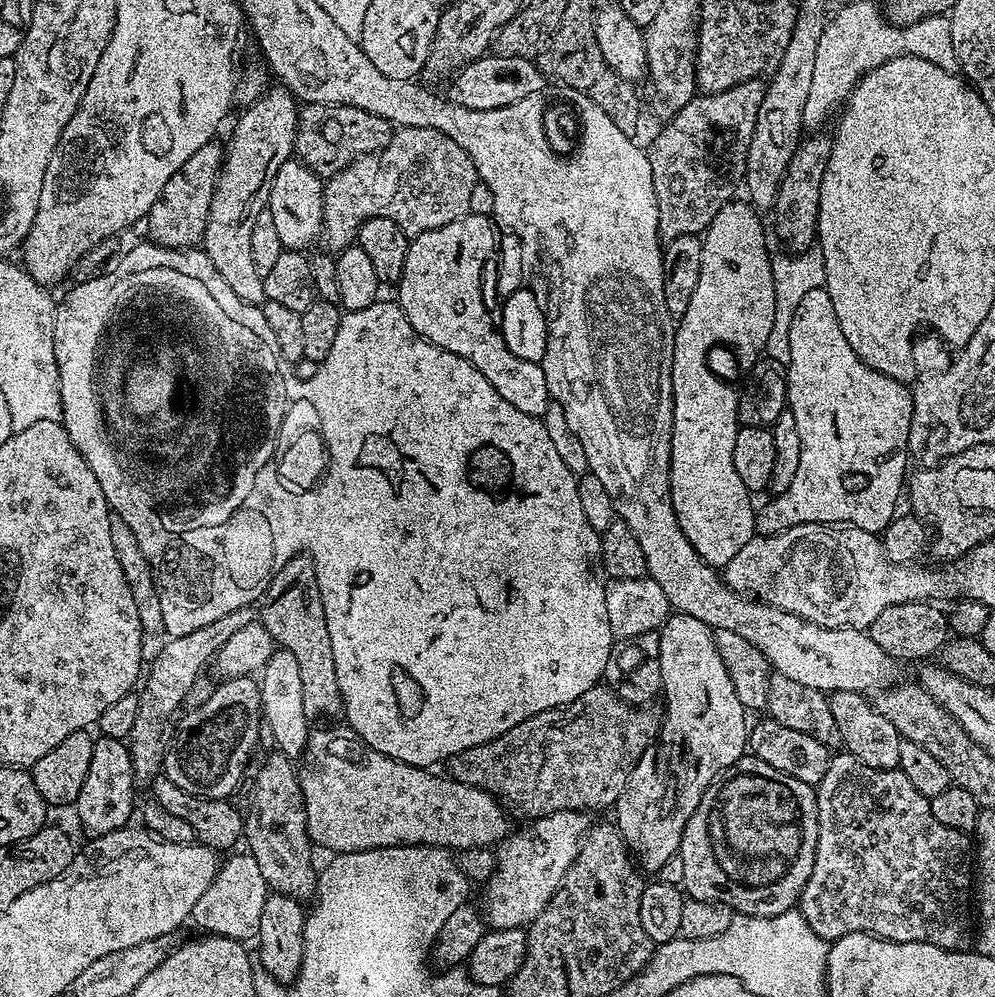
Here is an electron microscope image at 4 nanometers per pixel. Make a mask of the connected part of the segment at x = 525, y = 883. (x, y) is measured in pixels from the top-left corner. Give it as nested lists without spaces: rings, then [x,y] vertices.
[[[558,810],[549,816],[533,819],[529,828],[521,832],[513,831],[504,837],[495,849],[496,872],[488,879],[482,903],[482,915],[489,929],[493,928],[524,928],[540,917],[542,910],[554,898],[560,888],[560,883],[566,878],[574,858],[578,858],[580,843],[584,841],[590,829],[590,816],[587,812],[578,810]]]

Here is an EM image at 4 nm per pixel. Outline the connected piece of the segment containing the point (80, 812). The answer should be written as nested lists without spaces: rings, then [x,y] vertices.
[[[97,735],[92,745],[94,755],[90,757],[90,770],[86,773],[86,782],[74,805],[76,816],[80,819],[80,828],[88,838],[129,827],[131,820],[128,819],[131,818],[132,807],[136,804],[138,787],[136,773],[132,770],[132,751],[125,741]]]

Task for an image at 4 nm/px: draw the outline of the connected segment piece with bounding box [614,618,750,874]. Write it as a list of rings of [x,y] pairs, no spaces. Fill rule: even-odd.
[[[665,620],[658,629],[662,674],[660,687],[662,701],[664,700],[662,727],[659,729],[658,739],[642,754],[638,766],[634,766],[626,790],[622,790],[614,805],[614,823],[621,838],[638,857],[639,867],[645,873],[648,871],[652,874],[659,873],[660,868],[679,853],[682,834],[694,810],[698,810],[704,792],[717,779],[716,775],[719,772],[727,773],[739,760],[745,759],[750,731],[750,720],[744,717],[747,716],[746,710],[742,702],[738,702],[736,687],[734,682],[730,682],[730,674],[722,662],[715,635],[708,630],[676,632],[674,620]]]

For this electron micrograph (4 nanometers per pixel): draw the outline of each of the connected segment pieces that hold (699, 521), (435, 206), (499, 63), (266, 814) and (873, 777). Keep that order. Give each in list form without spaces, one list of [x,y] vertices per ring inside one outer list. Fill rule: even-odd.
[[[733,198],[714,214],[710,226],[705,228],[702,233],[700,245],[702,246],[702,270],[698,270],[698,287],[694,289],[694,294],[690,298],[690,306],[686,306],[686,314],[679,317],[676,325],[676,337],[674,338],[674,358],[672,359],[672,409],[674,418],[672,419],[672,453],[670,454],[670,490],[672,491],[672,505],[676,511],[676,521],[678,526],[682,526],[682,534],[694,546],[694,550],[702,557],[707,564],[713,566],[723,566],[750,542],[756,532],[756,513],[757,509],[752,508],[753,493],[742,486],[742,478],[738,478],[738,470],[734,470],[734,438],[738,421],[736,419],[736,406],[738,403],[737,389],[732,389],[733,385],[726,380],[720,380],[708,369],[708,351],[717,346],[727,346],[734,353],[737,361],[755,362],[761,359],[762,353],[768,347],[770,330],[774,330],[774,278],[772,277],[772,261],[770,251],[768,252],[768,240],[764,237],[764,224],[760,221],[761,213],[757,211],[751,203],[742,201],[739,198]]]
[[[401,128],[386,147],[375,156],[363,156],[346,170],[327,177],[324,185],[324,230],[323,243],[335,250],[343,250],[353,243],[360,232],[362,222],[375,216],[390,218],[408,237],[417,236],[426,230],[446,226],[470,213],[470,194],[478,183],[474,162],[446,134],[429,128]]]
[[[485,54],[469,62],[451,77],[446,96],[458,106],[466,106],[466,110],[498,110],[502,106],[522,102],[522,98],[530,98],[530,94],[535,92],[544,92],[544,84],[546,78],[540,73],[535,59]]]
[[[276,750],[260,768],[260,777],[252,788],[252,805],[246,808],[243,839],[248,840],[247,851],[258,862],[262,878],[266,878],[272,892],[293,896],[308,902],[313,899],[318,879],[318,868],[312,865],[314,845],[308,839],[308,815],[304,805],[304,786],[296,777],[291,759]]]
[[[847,750],[833,755],[826,766],[826,776],[820,784],[815,785],[816,805],[818,806],[818,846],[814,858],[814,870],[810,870],[810,878],[802,890],[798,901],[798,911],[804,915],[810,930],[829,942],[855,932],[871,932],[882,940],[894,942],[926,942],[947,952],[966,952],[974,944],[974,844],[965,833],[950,830],[950,826],[942,826],[938,818],[934,818],[934,810],[930,810],[930,799],[918,794],[910,778],[902,774],[899,768],[871,768],[862,763],[857,756]]]

